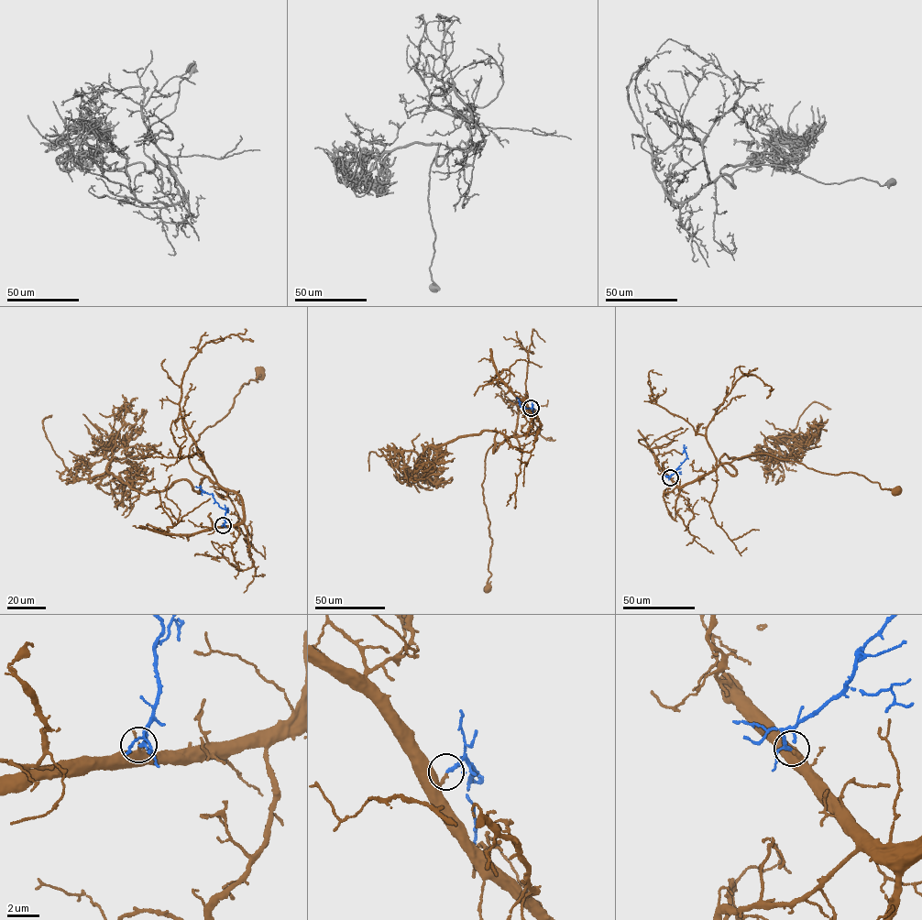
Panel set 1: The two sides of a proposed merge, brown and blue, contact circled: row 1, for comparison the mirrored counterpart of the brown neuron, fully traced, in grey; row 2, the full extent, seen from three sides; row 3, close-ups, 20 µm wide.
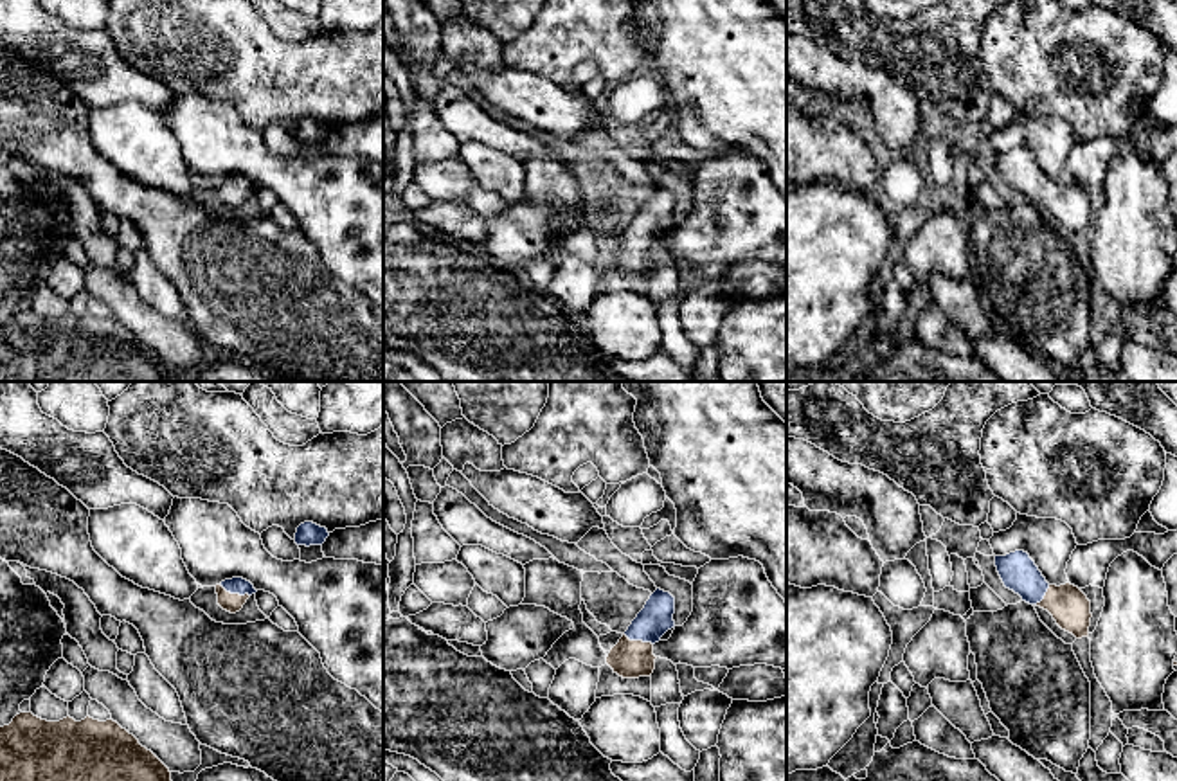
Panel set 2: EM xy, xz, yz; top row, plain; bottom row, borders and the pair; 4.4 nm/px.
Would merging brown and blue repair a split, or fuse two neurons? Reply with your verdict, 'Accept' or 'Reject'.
Accept

